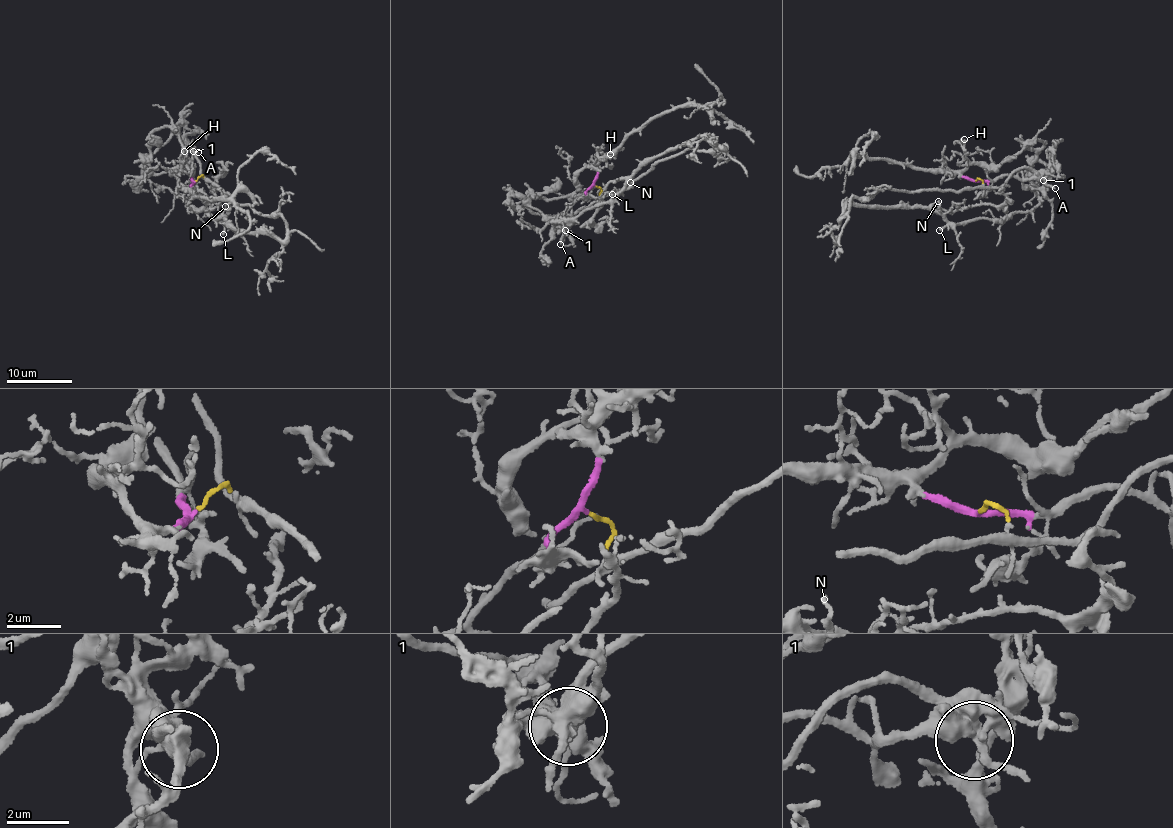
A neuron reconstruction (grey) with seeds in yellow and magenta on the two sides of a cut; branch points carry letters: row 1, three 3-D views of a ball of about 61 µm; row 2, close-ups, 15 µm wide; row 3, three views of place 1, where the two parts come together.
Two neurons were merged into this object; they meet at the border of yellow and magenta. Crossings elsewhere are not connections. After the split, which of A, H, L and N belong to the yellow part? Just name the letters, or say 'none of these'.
L, N

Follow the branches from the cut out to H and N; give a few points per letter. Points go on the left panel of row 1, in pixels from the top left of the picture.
H: (195, 182), (190, 186), (178, 179), (179, 155), (183, 150)
N: (196, 181), (205, 177), (236, 204), (281, 215), (286, 238), (239, 231), (226, 217), (229, 206), (225, 206)

